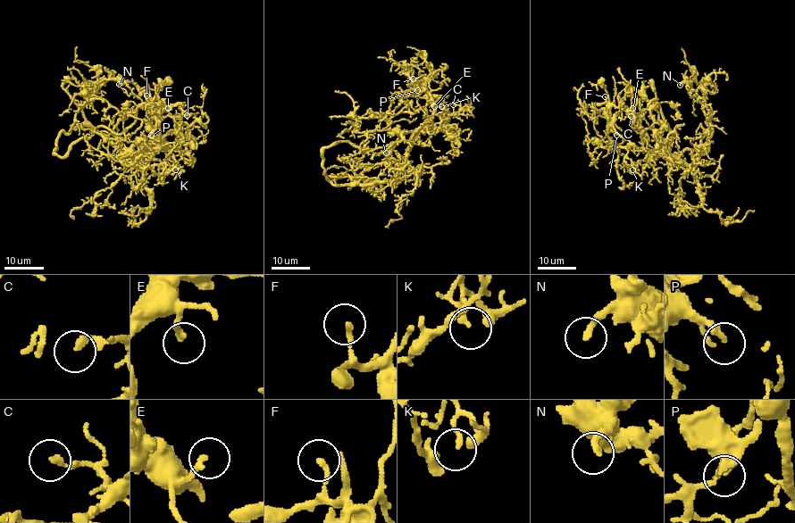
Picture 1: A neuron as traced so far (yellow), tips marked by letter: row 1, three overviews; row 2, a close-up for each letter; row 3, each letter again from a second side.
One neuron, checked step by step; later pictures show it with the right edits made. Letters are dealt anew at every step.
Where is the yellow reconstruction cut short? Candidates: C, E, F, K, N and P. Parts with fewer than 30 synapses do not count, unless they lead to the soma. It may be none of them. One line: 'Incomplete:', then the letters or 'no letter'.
Incomplete: N

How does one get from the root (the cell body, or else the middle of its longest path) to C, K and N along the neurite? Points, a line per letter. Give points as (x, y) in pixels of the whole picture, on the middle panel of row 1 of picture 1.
C: (426, 120), (415, 130), (439, 129), (461, 109), (458, 105), (453, 104)
K: (426, 120), (432, 112), (432, 102), (439, 100), (441, 106)
N: (426, 120), (392, 178), (359, 185), (349, 176), (360, 177), (381, 163), (386, 153)

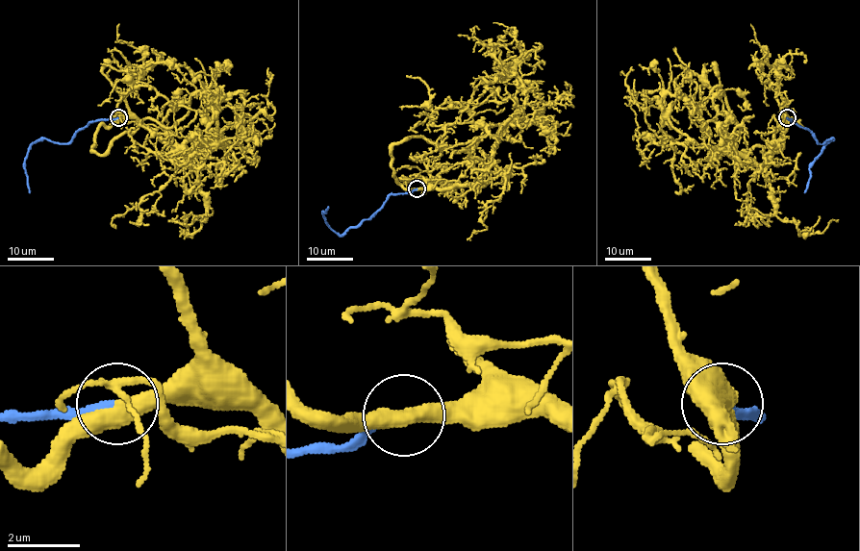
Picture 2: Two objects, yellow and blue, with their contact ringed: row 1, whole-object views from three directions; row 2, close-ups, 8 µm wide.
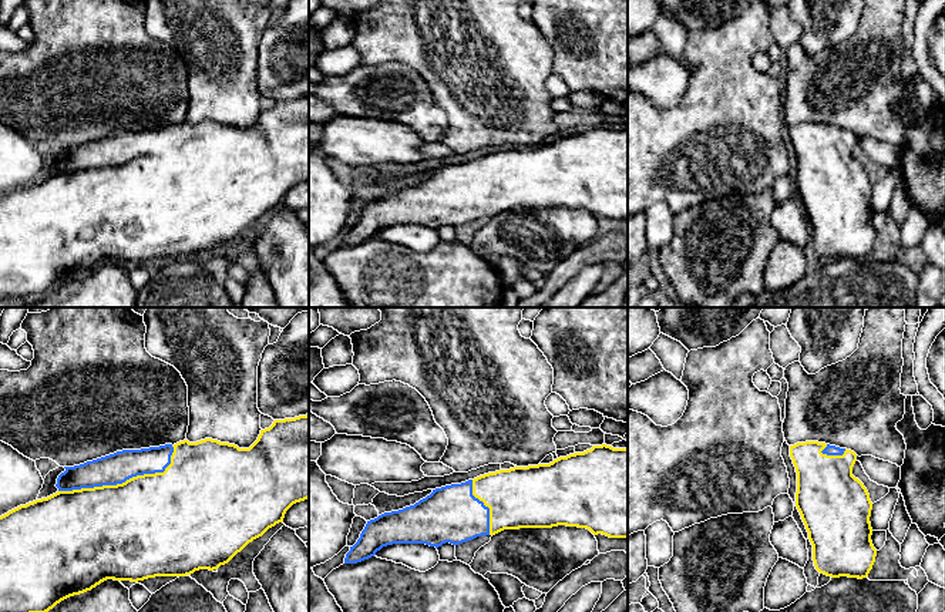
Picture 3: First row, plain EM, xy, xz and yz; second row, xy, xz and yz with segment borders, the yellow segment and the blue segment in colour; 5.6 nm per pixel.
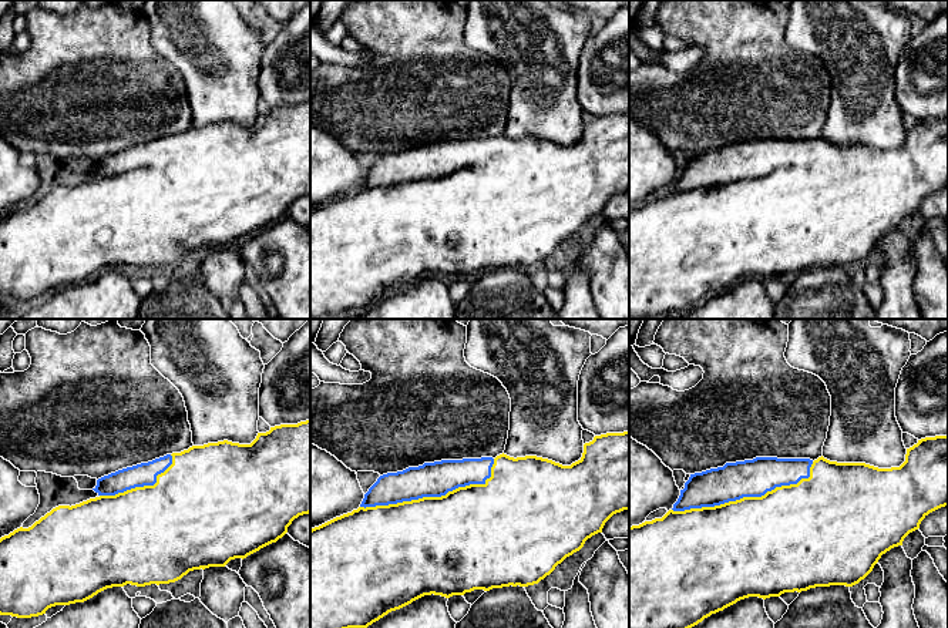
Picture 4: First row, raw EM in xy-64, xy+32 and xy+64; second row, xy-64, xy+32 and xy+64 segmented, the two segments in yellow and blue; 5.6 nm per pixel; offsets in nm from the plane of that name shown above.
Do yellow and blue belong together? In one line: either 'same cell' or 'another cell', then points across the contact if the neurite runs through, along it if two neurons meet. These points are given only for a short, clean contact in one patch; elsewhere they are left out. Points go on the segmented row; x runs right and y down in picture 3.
same cell

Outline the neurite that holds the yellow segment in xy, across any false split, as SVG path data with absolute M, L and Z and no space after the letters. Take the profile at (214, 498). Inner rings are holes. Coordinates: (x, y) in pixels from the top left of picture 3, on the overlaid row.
M309 414L275 420L269 428L260 430L258 440L249 448L212 438L196 443L184 440L174 445L122 450L64 468L65 471L57 478L56 494L20 505L0 517L0 612L48 612L61 601L91 591L107 579L138 582L155 576L186 576L199 569L213 571L228 564L249 542L283 522L286 511L293 504L309 498Z

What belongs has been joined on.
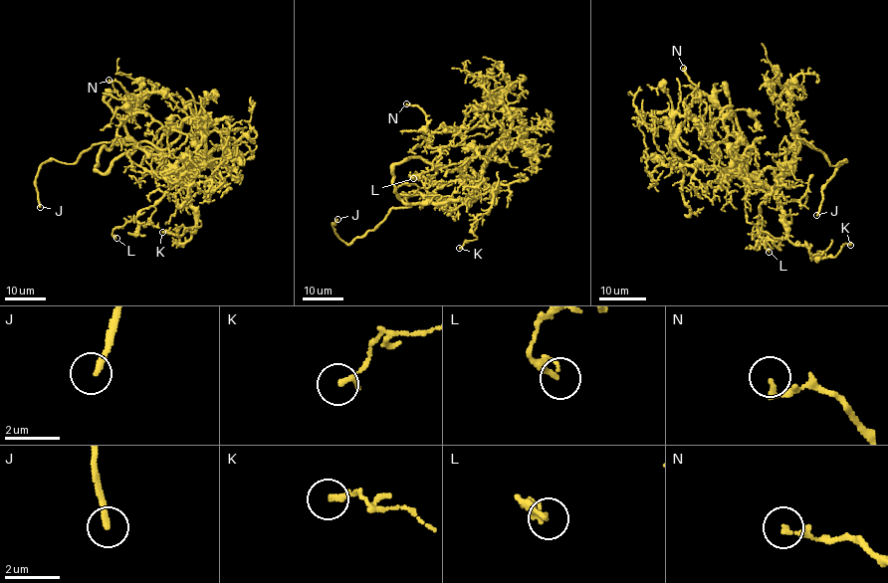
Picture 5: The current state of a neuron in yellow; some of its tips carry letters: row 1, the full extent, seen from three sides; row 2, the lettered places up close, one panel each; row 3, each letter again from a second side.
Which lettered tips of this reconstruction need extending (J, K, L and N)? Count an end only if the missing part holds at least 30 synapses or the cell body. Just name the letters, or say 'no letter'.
J

